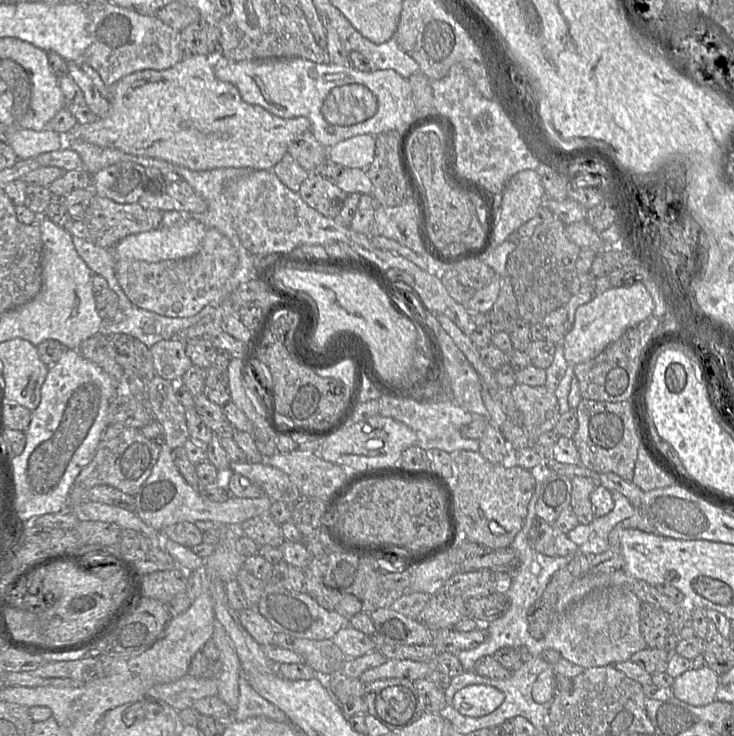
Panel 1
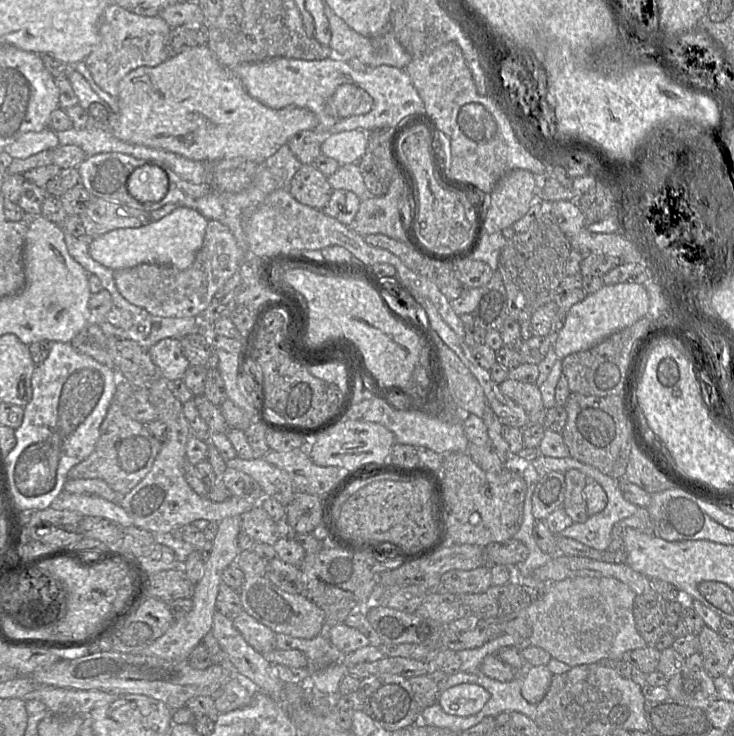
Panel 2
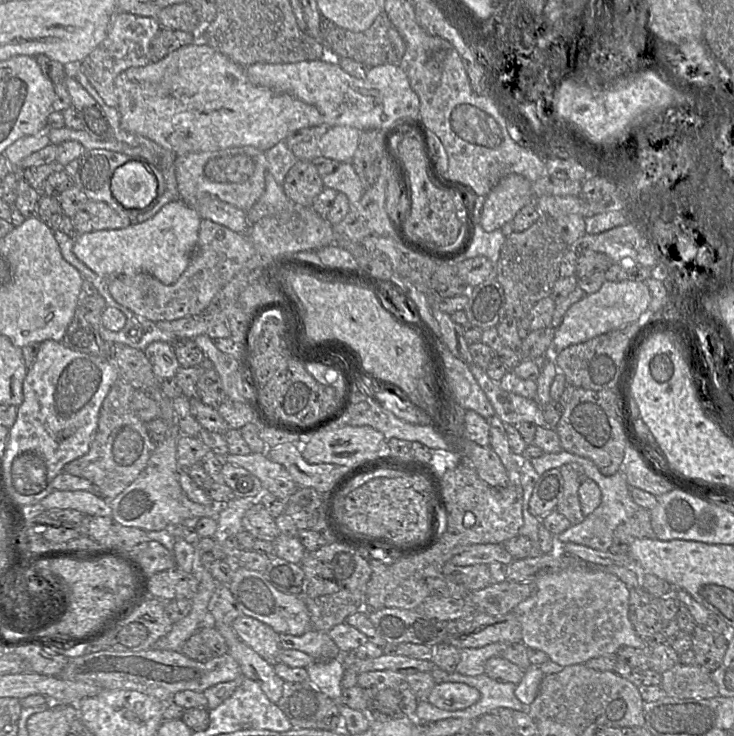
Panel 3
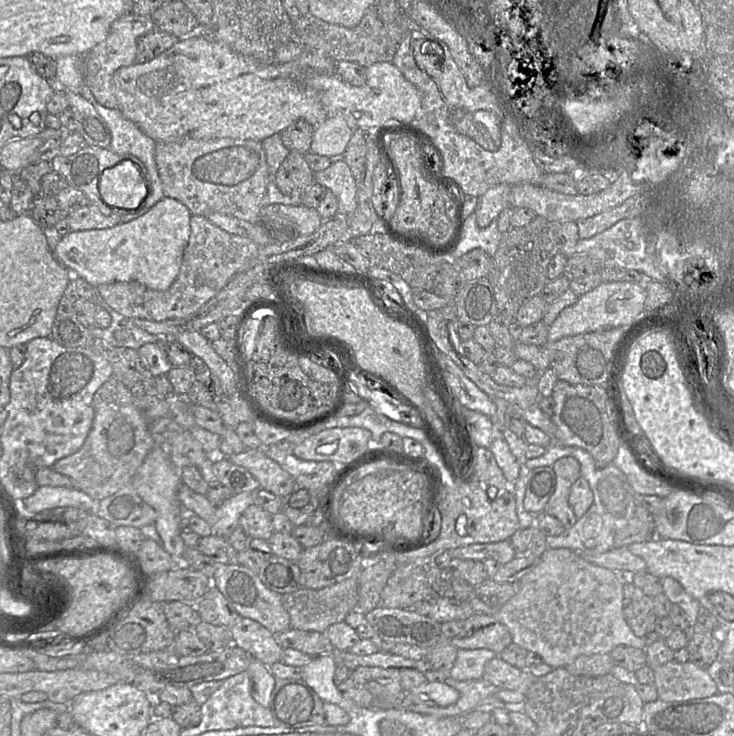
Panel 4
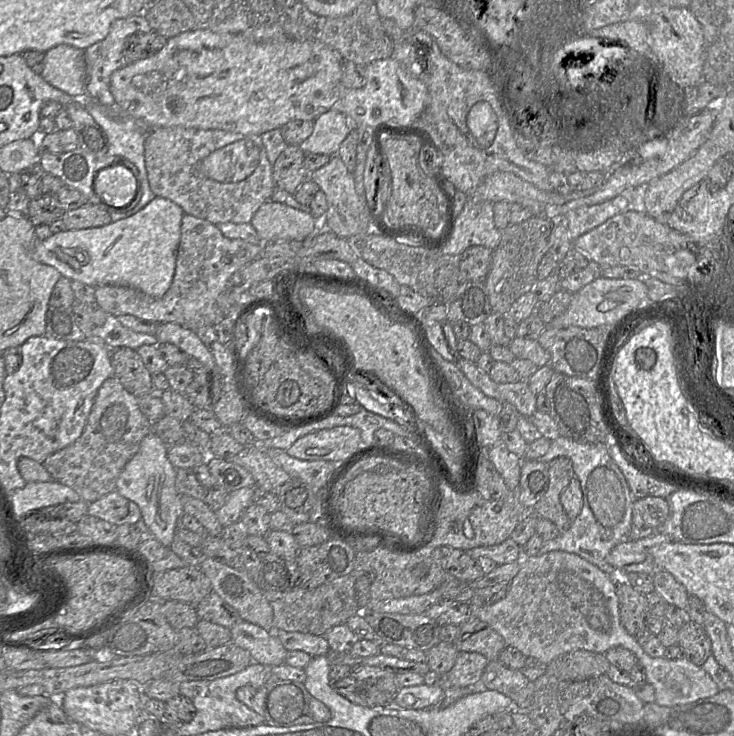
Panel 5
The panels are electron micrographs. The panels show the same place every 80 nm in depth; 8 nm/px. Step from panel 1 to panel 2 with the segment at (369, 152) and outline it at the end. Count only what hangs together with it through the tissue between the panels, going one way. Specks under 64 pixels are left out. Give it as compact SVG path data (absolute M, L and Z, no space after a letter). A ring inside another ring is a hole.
M343 131L324 136L320 150L321 154L333 158L340 165L358 163L365 153L367 142L367 131Z

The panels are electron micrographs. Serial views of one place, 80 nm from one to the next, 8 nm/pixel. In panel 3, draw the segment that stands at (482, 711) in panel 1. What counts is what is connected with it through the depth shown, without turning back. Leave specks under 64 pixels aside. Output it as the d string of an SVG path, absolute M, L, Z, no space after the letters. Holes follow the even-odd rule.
M440 683L432 689L427 701L442 710L468 708L480 699L480 692L463 683Z

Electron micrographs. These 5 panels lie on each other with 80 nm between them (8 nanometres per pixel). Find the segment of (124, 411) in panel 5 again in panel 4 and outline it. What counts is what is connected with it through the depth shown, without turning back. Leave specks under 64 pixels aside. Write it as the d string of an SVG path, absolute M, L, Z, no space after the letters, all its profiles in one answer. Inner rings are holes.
M114 377L108 379L93 397L94 419L92 427L83 446L74 454L61 458L53 465L53 469L72 480L72 487L81 490L94 500L102 500L113 495L132 479L143 463L147 454L155 447L147 421L135 406L135 397L131 391Z

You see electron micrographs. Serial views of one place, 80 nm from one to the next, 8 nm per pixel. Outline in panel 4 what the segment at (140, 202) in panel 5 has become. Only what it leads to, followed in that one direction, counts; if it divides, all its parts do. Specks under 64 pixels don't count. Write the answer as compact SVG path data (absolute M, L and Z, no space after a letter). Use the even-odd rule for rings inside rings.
M86 84L81 90L81 95L93 105L97 113L106 122L111 134L111 143L109 148L117 154L129 154L135 156L146 167L149 182L149 194L147 198L137 209L130 210L131 212L124 215L120 215L121 223L126 223L131 220L134 220L145 214L151 207L153 207L157 202L159 202L162 198L165 197L155 161L155 148L157 143L152 138L147 136L136 124L128 120L123 115L120 109L109 109L102 106L95 99L94 95Z

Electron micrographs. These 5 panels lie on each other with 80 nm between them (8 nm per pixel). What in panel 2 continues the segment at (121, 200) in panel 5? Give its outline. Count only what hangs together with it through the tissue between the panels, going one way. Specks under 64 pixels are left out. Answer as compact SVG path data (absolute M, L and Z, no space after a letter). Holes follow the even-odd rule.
M146 160L133 170L126 181L128 193L139 202L157 202L167 193L168 177L155 163L161 162Z

